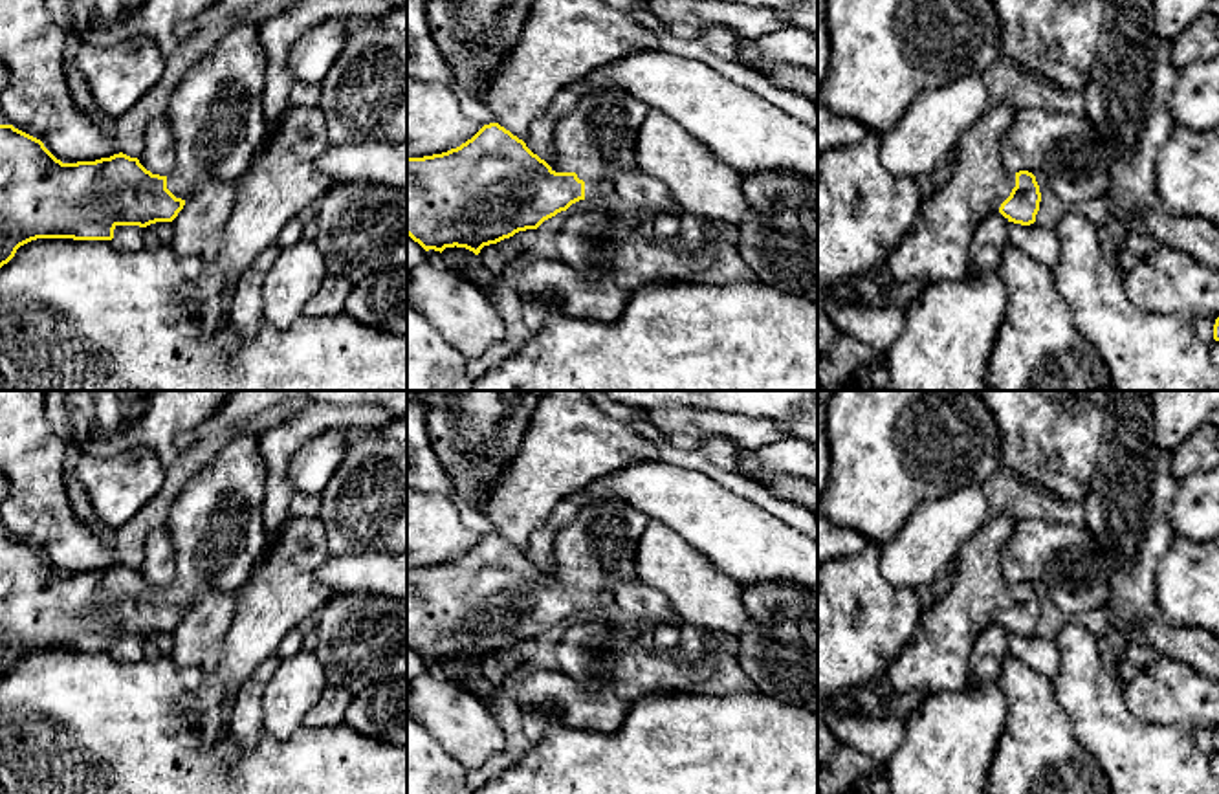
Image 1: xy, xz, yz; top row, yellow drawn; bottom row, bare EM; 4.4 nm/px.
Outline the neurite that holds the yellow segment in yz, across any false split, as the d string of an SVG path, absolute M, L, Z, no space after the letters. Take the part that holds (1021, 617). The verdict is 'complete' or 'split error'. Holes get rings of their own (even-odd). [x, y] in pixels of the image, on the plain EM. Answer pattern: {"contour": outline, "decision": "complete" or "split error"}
{"contour": "M1008 513L990 517L961 548L951 565L950 589L931 603L924 601L913 638L885 667L884 675L895 691L940 693L961 689L977 636L997 622L1014 634L1030 636L1036 633L1041 612L1036 587L1028 581L1008 585L1001 572L1001 550L1010 534Z", "decision": "split error"}

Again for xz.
{"contour": "M607 490L581 497L579 513L555 535L555 568L546 574L499 534L484 535L471 550L442 565L407 568L407 645L425 662L466 658L475 666L544 631L579 611L614 603L618 583L636 583L636 550L651 519Z", "decision": "split error"}

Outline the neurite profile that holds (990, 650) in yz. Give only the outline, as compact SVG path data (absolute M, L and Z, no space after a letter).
M997 622L977 636L970 653L968 675L962 688L973 689L995 680L1005 660L1010 656L1006 634L1008 629Z

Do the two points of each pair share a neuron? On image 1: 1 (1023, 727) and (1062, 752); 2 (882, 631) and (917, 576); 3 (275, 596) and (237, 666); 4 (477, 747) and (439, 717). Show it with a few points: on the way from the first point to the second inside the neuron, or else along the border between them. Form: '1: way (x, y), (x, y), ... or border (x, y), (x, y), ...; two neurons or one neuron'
1: way (1032, 736), (1053, 752); one neuron
2: border (878, 558), (878, 569), (891, 584), (922, 593); two neurons
3: way (264, 613), (244, 650); one neuron
4: way (468, 738), (448, 717); one neuron

